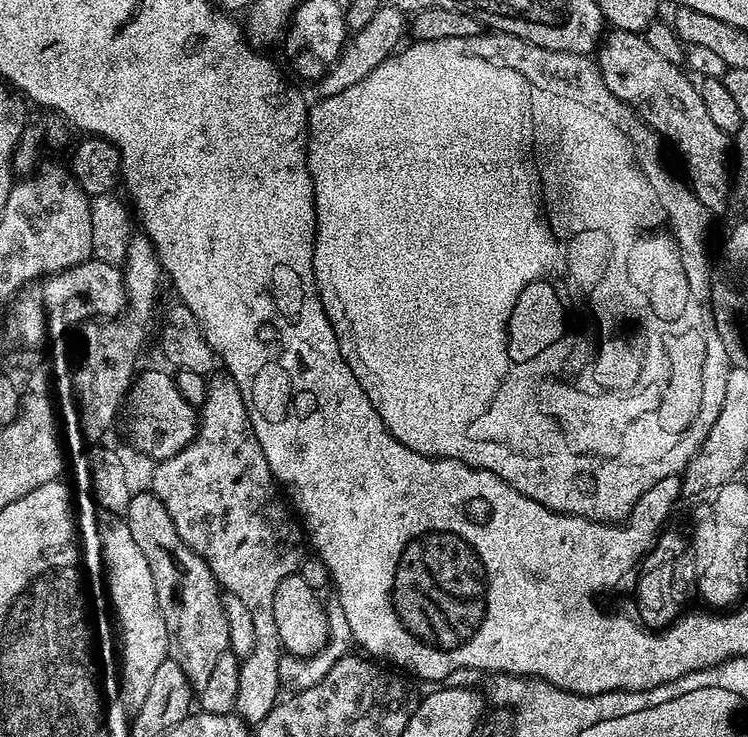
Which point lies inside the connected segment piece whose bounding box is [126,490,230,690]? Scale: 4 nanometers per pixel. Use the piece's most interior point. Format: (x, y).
(189, 600)

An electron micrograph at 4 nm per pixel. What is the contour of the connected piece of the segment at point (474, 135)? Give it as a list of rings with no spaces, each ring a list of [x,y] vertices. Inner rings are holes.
[[[495,30],[487,34],[471,36],[470,38],[442,38],[441,40],[422,40],[409,43],[409,48],[397,51],[395,54],[383,60],[382,63],[362,82],[350,86],[350,90],[342,90],[342,94],[334,94],[317,99],[317,104],[313,103],[308,110],[308,173],[314,186],[314,202],[316,203],[316,241],[314,242],[314,258],[312,259],[312,273],[316,275],[316,287],[320,289],[320,301],[326,310],[328,320],[332,324],[334,334],[338,338],[338,346],[342,350],[342,358],[354,370],[354,378],[358,378],[358,386],[366,390],[366,398],[374,406],[378,418],[386,426],[389,434],[402,446],[414,450],[423,456],[430,456],[442,460],[457,460],[463,464],[468,464],[472,468],[481,468],[487,472],[492,472],[498,478],[502,478],[514,490],[518,490],[526,498],[538,502],[555,512],[561,512],[567,516],[577,516],[593,520],[599,524],[615,524],[620,522],[620,494],[598,494],[594,490],[594,484],[588,482],[586,468],[580,468],[580,464],[586,460],[618,460],[624,464],[634,466],[647,466],[648,463],[662,458],[668,446],[663,440],[664,431],[652,428],[652,398],[643,396],[646,388],[650,386],[652,392],[652,372],[656,372],[656,366],[652,362],[666,360],[662,348],[654,342],[652,338],[666,338],[666,332],[670,328],[682,328],[690,332],[690,338],[698,332],[704,342],[708,342],[708,350],[712,352],[714,344],[718,342],[718,356],[726,358],[725,347],[722,346],[722,339],[715,329],[714,314],[711,310],[712,286],[714,276],[712,276],[712,264],[708,261],[708,219],[710,213],[702,202],[692,193],[692,189],[679,175],[675,176],[670,169],[664,165],[664,160],[660,157],[661,137],[657,136],[627,104],[622,103],[610,90],[606,90],[606,82],[600,73],[600,67],[595,59],[588,56],[579,56],[573,52],[555,52],[546,50],[542,46],[534,46],[517,36],[508,36],[504,32]],[[624,440],[633,440],[640,444],[643,440],[648,440],[649,452],[625,452]]]

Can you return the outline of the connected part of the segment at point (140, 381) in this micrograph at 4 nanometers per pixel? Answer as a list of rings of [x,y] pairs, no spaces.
[[[148,368],[142,372],[133,379],[126,397],[128,436],[133,446],[145,452],[152,462],[174,458],[174,454],[181,452],[196,437],[197,409],[182,396],[171,371]]]

